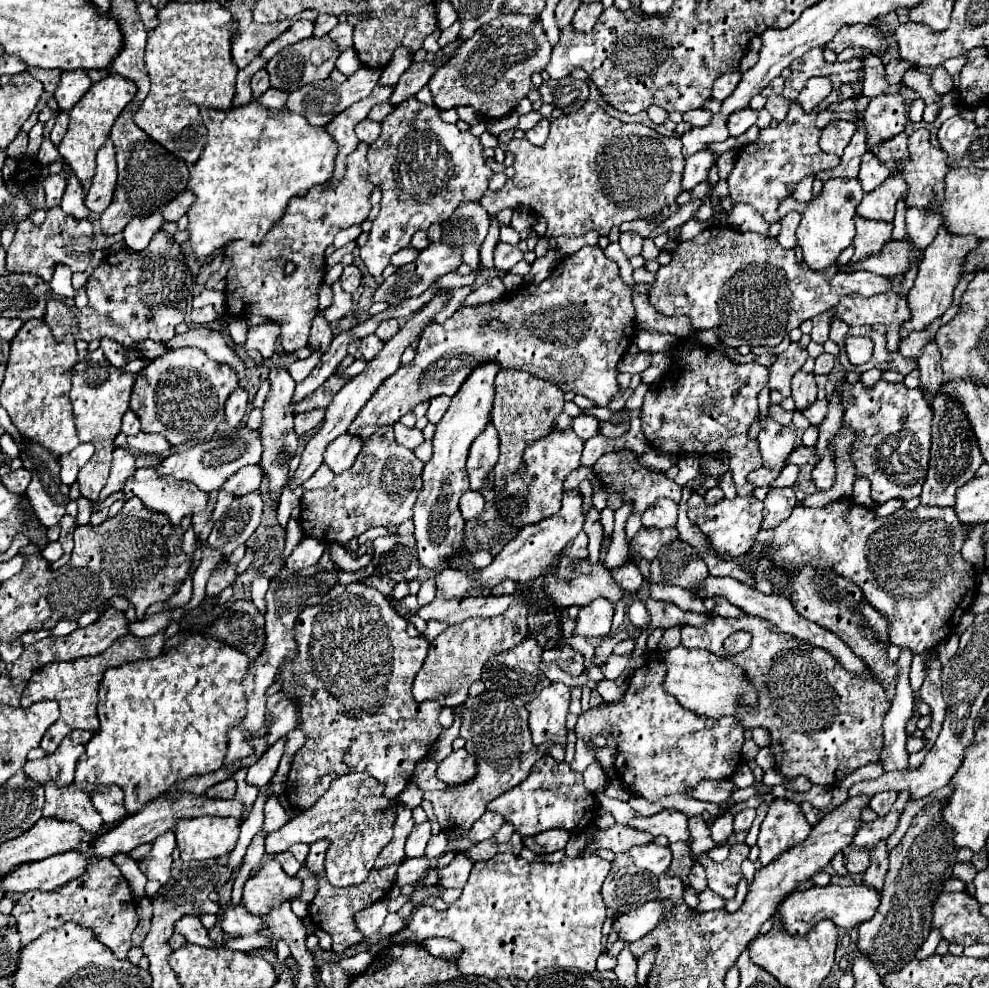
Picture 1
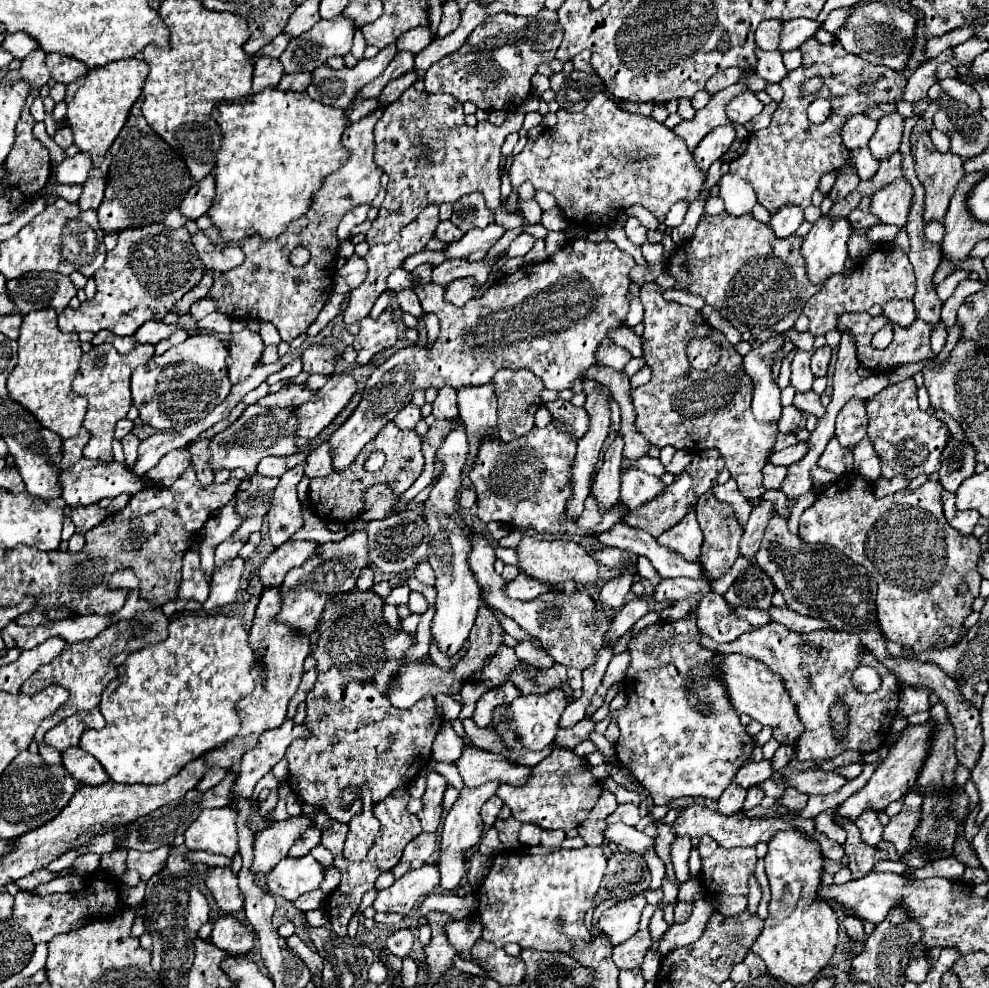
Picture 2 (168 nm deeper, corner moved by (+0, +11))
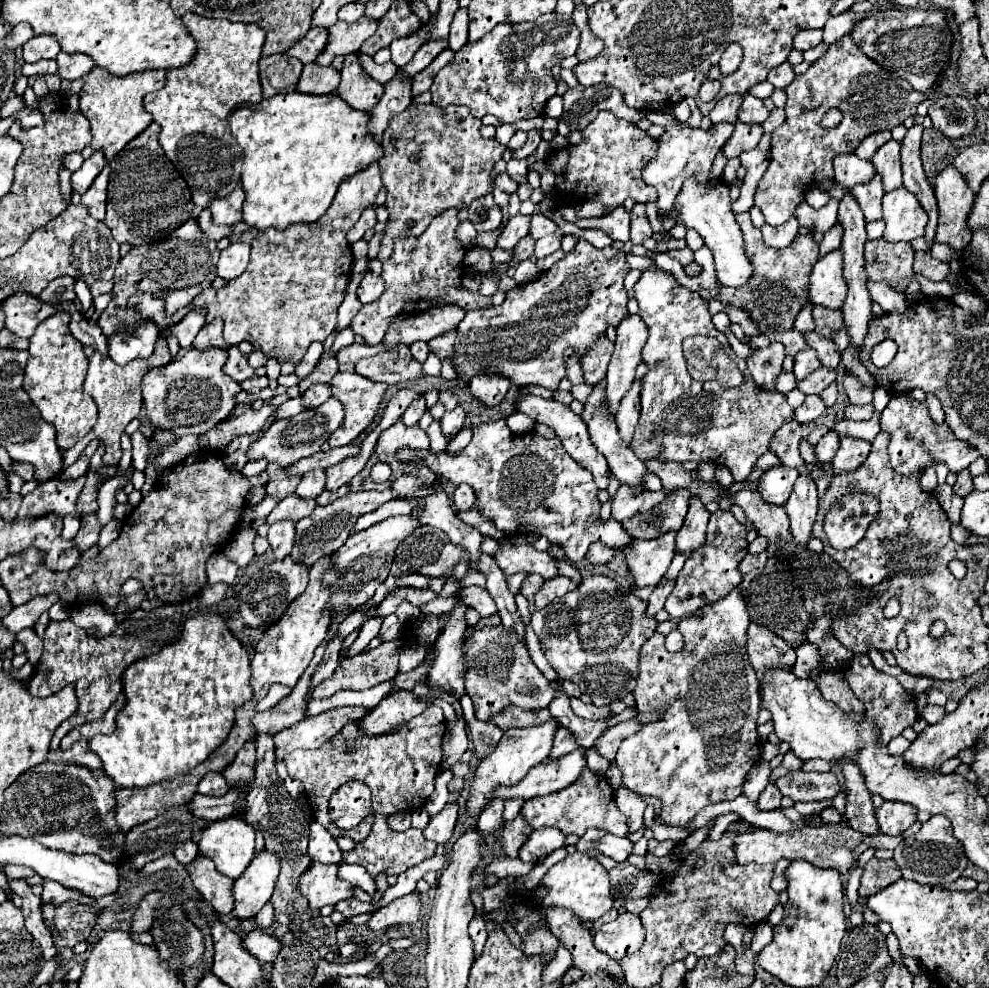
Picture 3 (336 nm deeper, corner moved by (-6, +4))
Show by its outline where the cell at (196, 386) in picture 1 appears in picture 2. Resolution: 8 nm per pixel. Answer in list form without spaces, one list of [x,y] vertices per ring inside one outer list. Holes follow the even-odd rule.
[[[199,333],[199,335],[187,337],[183,343],[171,347],[163,355],[149,359],[149,363],[139,365],[135,373],[131,375],[133,405],[139,409],[139,419],[157,431],[181,431],[205,419],[219,403],[223,403],[223,399],[231,391],[231,383],[227,377],[227,363],[225,363],[227,355],[229,351],[221,339],[207,333]]]

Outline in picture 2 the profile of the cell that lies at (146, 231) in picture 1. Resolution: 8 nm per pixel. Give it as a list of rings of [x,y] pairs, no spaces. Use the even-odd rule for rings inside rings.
[[[171,209],[171,211],[165,215],[165,219],[163,219],[161,223],[163,223],[165,227],[171,227],[171,229],[177,227],[177,229],[179,229],[179,227],[185,225],[185,221],[187,221],[187,219],[185,219],[177,209]]]

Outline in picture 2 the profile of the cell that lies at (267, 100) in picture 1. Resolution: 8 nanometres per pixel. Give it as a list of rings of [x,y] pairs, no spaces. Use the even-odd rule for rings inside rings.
[[[291,73],[291,75],[283,75],[277,89],[279,91],[305,91],[309,83],[311,83],[311,73]]]

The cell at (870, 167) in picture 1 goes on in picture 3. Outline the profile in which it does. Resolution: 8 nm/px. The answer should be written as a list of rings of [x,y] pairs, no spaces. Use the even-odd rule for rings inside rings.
[[[837,154],[833,160],[833,170],[835,170],[835,180],[843,188],[853,188],[855,184],[869,182],[875,174],[875,166],[871,160],[861,160],[855,154]]]

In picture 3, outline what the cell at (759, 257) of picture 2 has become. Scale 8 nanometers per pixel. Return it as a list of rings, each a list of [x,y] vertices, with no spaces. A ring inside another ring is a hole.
[[[749,212],[737,214],[737,222],[741,226],[745,238],[745,250],[749,260],[755,266],[755,274],[749,284],[743,288],[727,288],[721,286],[721,302],[733,304],[741,310],[749,310],[753,314],[753,324],[767,332],[781,332],[793,328],[795,316],[799,314],[803,302],[809,298],[809,274],[819,258],[819,246],[811,234],[797,236],[787,248],[769,248],[761,238],[761,230],[753,226]]]

